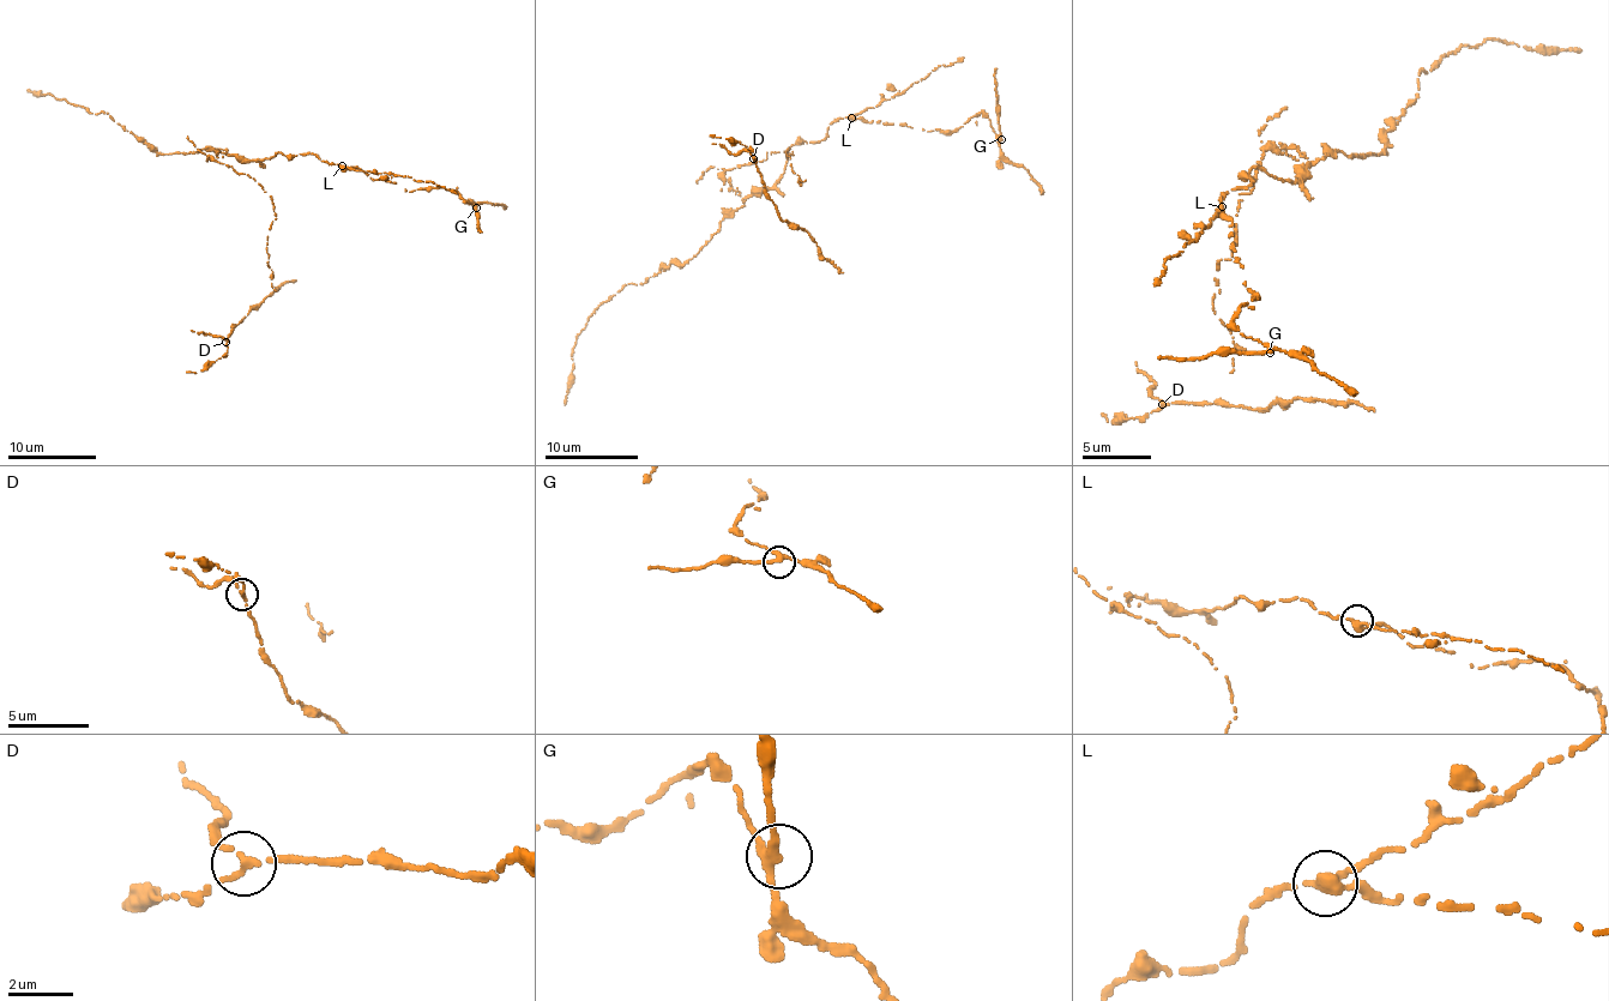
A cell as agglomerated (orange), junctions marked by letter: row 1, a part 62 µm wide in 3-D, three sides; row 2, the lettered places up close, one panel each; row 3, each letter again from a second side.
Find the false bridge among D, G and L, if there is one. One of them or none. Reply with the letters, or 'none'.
L

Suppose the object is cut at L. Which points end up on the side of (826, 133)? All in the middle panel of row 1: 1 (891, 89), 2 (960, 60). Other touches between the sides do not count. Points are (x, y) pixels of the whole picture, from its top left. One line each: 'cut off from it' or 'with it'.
1: with it
2: with it

